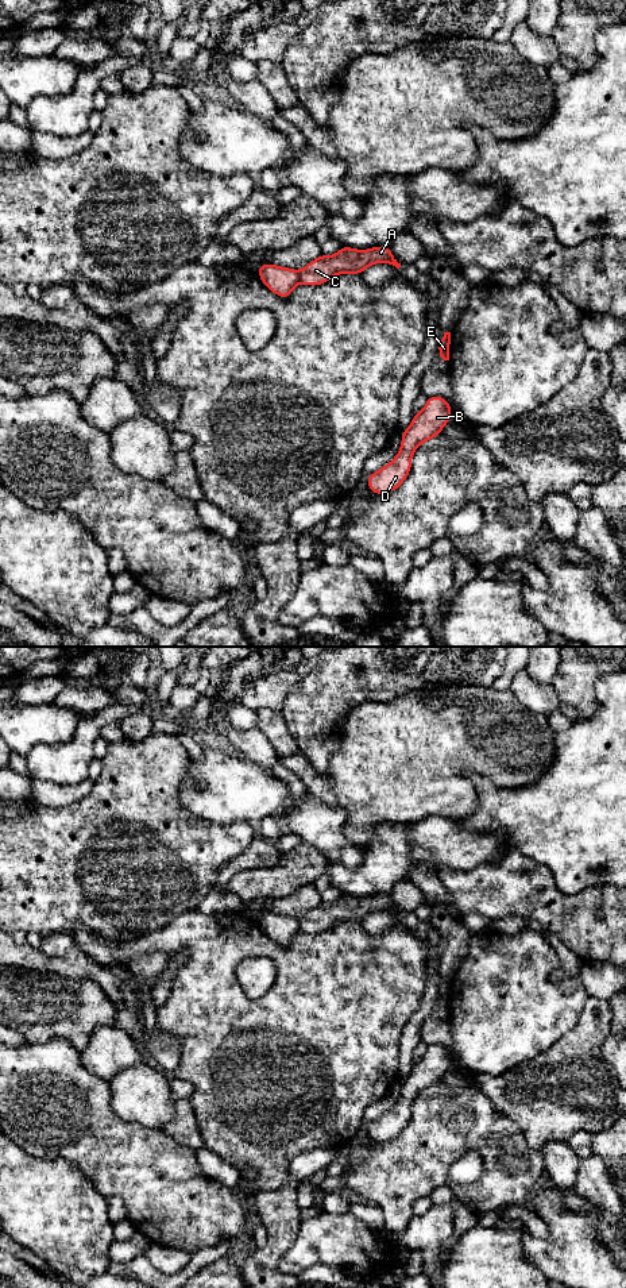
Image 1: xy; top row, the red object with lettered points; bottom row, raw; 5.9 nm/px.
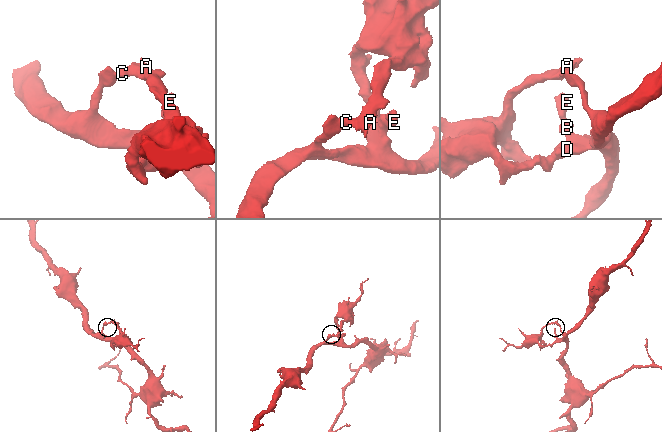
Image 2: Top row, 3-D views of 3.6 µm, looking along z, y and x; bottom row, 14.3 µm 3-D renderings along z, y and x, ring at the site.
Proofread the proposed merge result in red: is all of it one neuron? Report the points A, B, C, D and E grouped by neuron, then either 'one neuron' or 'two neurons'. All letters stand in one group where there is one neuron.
groups A C / B D E; two neurons

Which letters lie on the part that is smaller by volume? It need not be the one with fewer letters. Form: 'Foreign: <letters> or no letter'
Foreign: A, C

